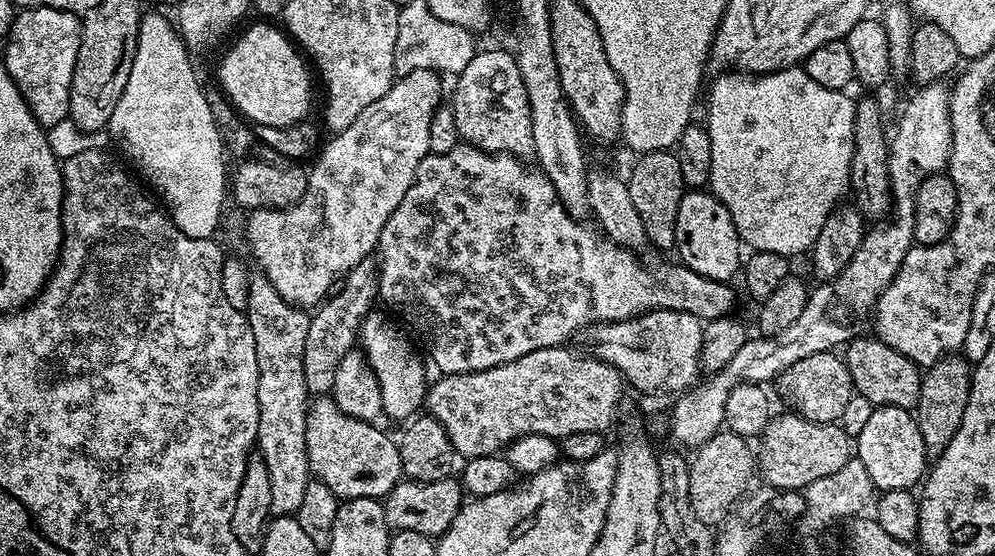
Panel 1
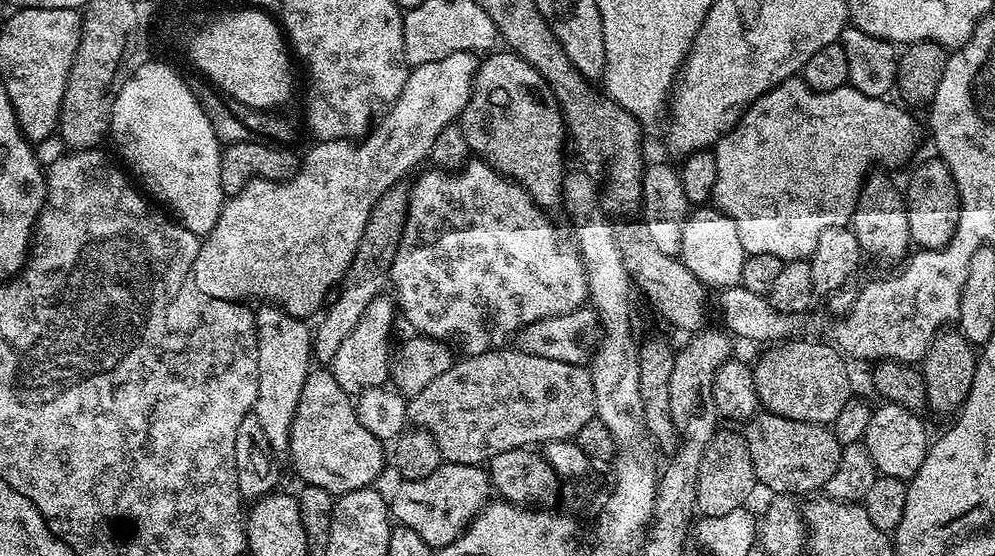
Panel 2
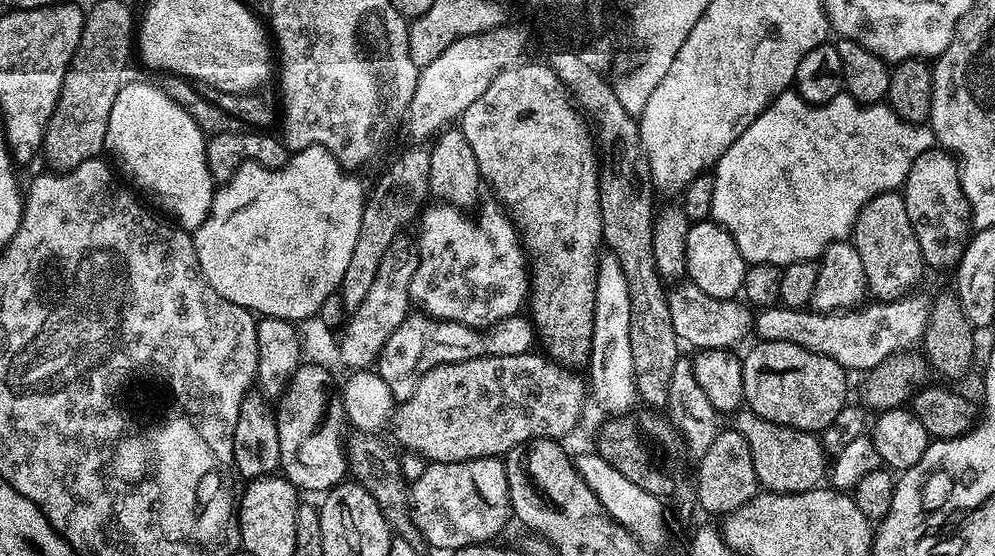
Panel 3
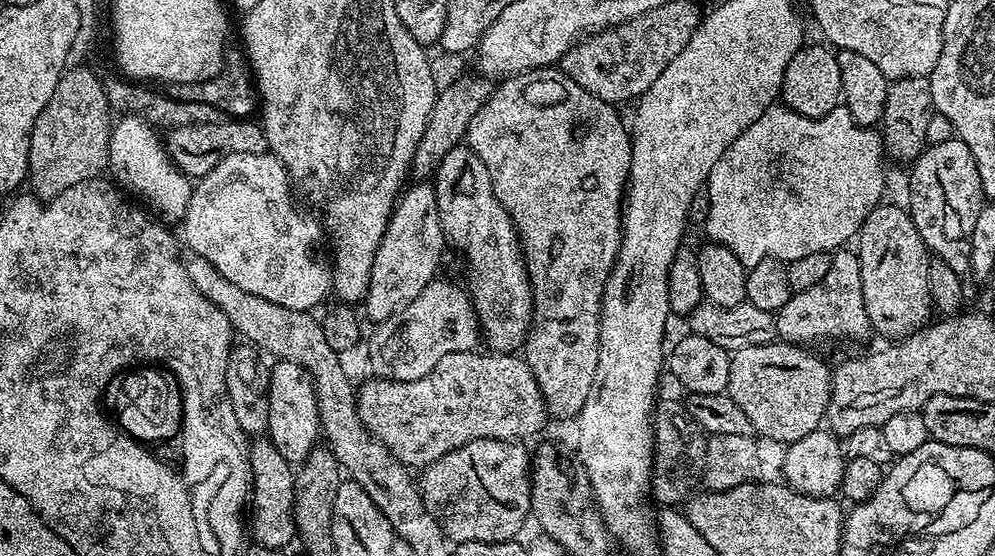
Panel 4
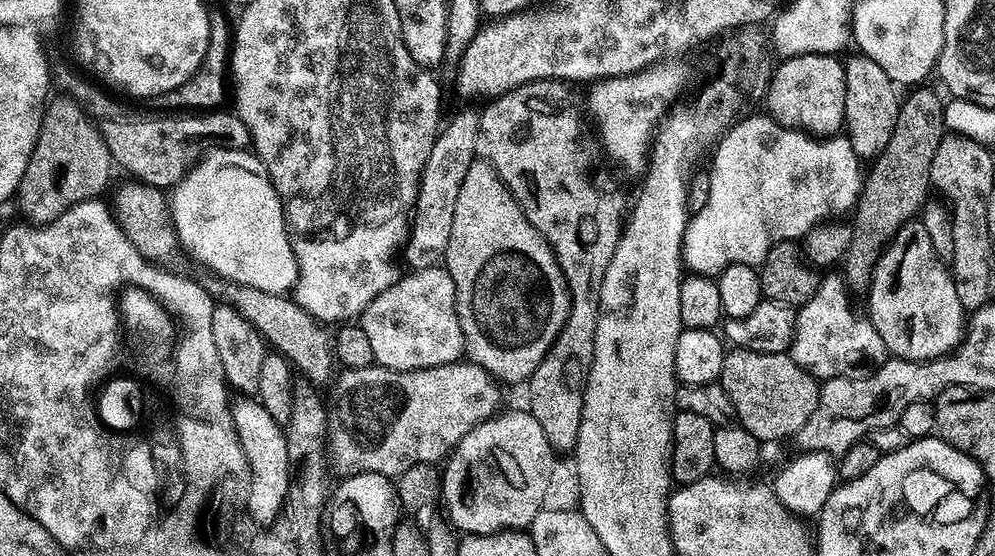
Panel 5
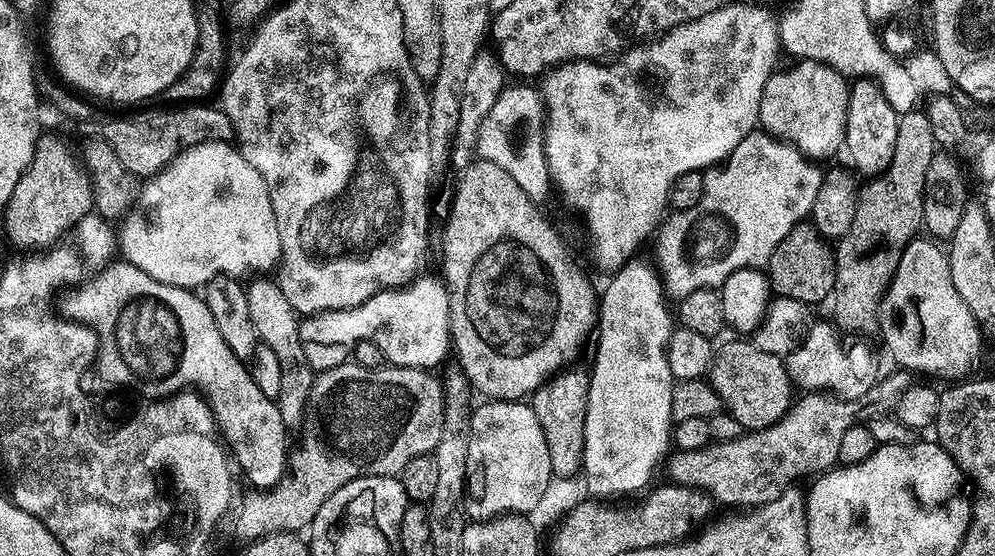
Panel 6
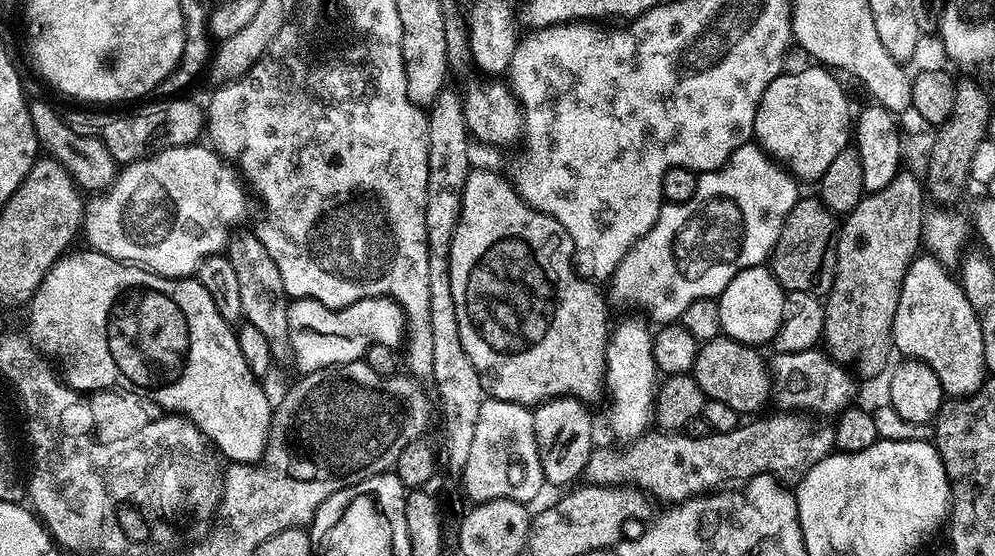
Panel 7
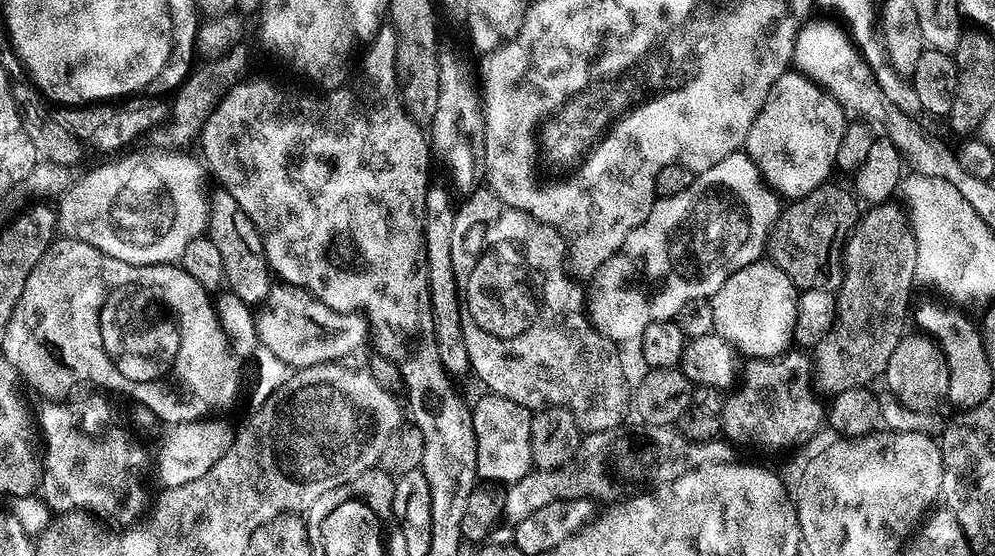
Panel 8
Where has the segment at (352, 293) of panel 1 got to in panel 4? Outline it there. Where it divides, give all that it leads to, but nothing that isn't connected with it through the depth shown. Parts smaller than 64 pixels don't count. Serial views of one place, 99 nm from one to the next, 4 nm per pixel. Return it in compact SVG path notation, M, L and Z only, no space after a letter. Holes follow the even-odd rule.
M483 75L464 76L453 82L449 88L441 87L436 94L434 110L430 110L430 122L426 122L426 130L422 140L414 150L411 175L416 178L428 178L435 173L440 165L440 159L450 150L454 150L468 135L468 123L474 114L478 114L480 107L491 96L494 87L491 79Z

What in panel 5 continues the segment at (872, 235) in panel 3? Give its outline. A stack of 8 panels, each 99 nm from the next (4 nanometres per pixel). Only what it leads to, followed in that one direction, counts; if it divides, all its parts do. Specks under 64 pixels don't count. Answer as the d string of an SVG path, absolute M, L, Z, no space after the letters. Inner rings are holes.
M920 218L905 221L893 233L872 267L870 283L866 315L895 359L932 360L936 356L945 356L960 343L966 327L966 310L962 302L958 302L958 290L954 290L949 269L941 264L931 248L926 226Z

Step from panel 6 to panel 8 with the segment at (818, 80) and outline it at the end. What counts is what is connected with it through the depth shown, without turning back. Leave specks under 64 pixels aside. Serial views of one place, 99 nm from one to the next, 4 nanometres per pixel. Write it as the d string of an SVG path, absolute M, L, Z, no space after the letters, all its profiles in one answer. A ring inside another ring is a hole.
M789 70L780 75L778 82L774 82L763 110L754 118L750 126L746 151L748 157L758 166L760 173L764 175L765 182L781 197L805 196L815 188L821 187L828 180L826 179L828 175L833 175L838 158L838 146L844 137L845 127L846 113L841 104L810 77Z

